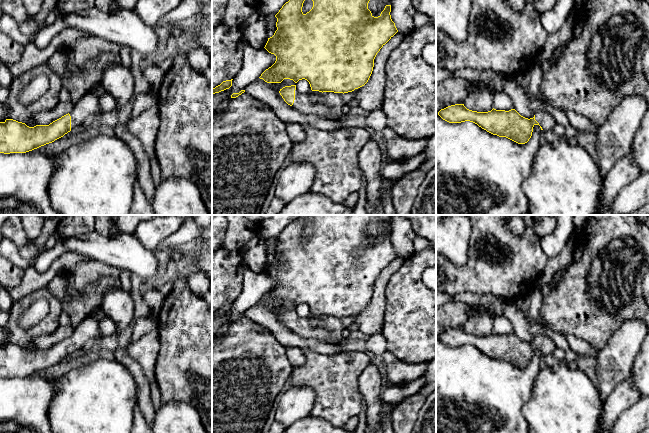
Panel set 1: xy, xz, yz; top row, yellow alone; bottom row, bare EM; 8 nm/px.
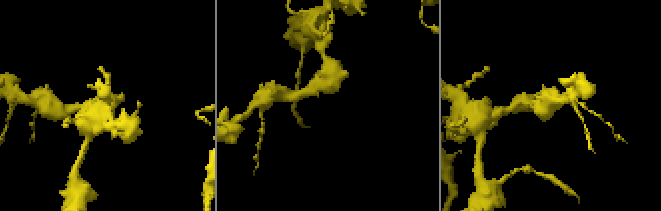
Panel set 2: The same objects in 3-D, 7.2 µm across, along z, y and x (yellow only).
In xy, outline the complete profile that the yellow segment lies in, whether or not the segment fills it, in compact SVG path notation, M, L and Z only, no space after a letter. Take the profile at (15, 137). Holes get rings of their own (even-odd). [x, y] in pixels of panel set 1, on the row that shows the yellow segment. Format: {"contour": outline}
{"contour": "M92 93L84 95L76 104L74 104L70 113L53 121L49 125L36 125L34 127L29 127L25 123L13 119L6 119L4 122L0 122L0 153L26 153L52 143L71 130L78 130L89 115L100 115L99 96Z"}

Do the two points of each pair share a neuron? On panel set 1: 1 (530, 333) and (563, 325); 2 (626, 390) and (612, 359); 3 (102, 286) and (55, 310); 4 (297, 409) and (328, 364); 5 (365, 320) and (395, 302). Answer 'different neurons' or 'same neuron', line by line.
1: different neurons
2: different neurons
3: different neurons
4: different neurons
5: different neurons

